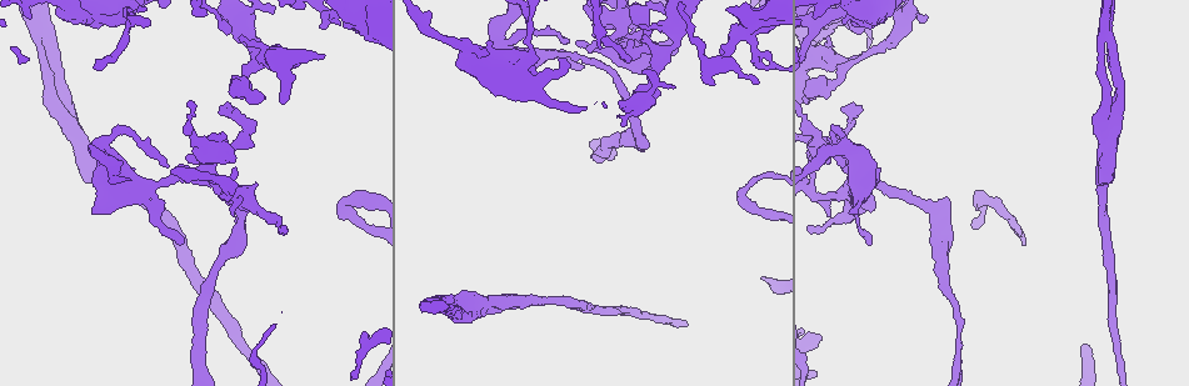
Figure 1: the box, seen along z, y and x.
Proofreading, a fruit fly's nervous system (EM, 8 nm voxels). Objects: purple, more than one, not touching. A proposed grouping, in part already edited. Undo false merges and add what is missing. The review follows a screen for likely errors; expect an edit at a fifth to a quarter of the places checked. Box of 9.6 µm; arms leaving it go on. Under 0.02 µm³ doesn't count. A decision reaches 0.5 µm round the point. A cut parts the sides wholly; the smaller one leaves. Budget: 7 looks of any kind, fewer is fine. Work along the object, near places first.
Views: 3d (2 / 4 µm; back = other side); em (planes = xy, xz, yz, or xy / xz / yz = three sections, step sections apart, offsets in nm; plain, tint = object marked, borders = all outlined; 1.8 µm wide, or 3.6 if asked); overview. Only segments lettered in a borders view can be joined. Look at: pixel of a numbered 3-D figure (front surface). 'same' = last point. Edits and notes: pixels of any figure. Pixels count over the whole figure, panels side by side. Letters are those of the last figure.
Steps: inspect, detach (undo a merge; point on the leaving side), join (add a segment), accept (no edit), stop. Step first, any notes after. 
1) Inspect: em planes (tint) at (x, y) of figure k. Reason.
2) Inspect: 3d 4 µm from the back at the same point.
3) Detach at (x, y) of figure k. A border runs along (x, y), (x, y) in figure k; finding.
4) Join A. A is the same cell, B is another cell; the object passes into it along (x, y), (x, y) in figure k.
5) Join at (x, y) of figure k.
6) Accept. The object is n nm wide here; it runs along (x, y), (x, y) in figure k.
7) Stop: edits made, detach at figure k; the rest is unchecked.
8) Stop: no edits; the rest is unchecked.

Inspect: em xz step 8 (tint) at (606, 68) of figure 1. Thin arm on a thick one.

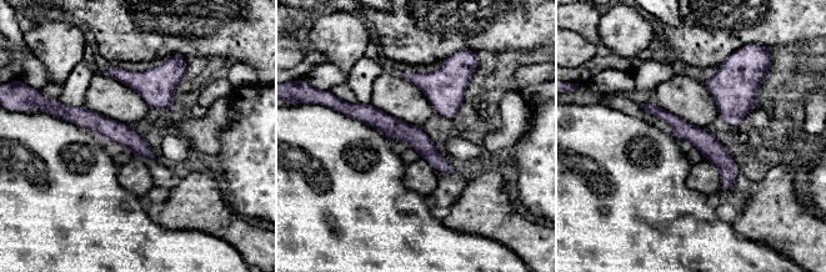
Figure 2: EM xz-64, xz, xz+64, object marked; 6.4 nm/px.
Inspect: em xy step 8 (tint) at the same point.

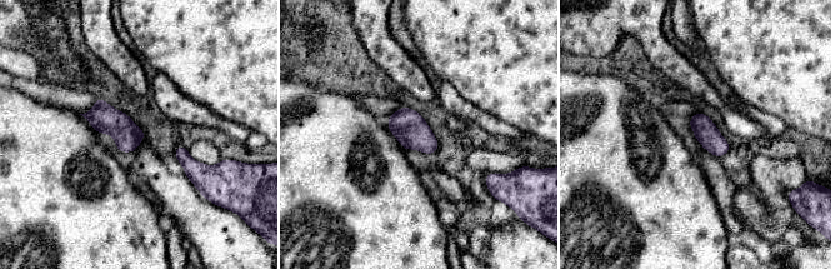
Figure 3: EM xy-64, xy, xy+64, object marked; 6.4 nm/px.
Inspect: em xy step 8 (borders) at the same point.

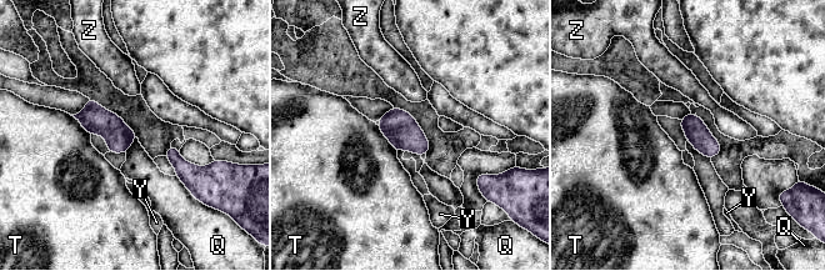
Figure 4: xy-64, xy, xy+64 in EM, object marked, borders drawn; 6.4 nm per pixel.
Accept. The object is 150 nm wide here; Q, T, Y and Z are other cells; a border runs along (175, 176), (190, 194) in figure 4; continuous, no second neuron.

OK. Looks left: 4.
Inspect: em planes (borders) at (529, 22) of figure 1. Arms part here.

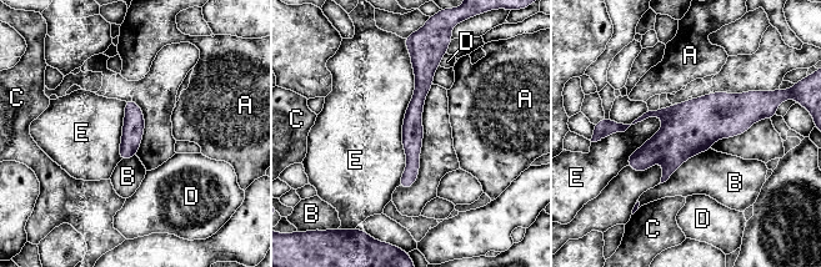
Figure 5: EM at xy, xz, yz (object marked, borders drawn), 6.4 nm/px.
Accept. The object is 140 nm wide here; A, B, C, D and E are other cells; it runs along (764, 112), (649, 114), (627, 126), (616, 126) in figure 5; one neuron here.

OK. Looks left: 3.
Inspect: em xy step 8 (tint) at (854, 62) of figure 1. Three-way junction.

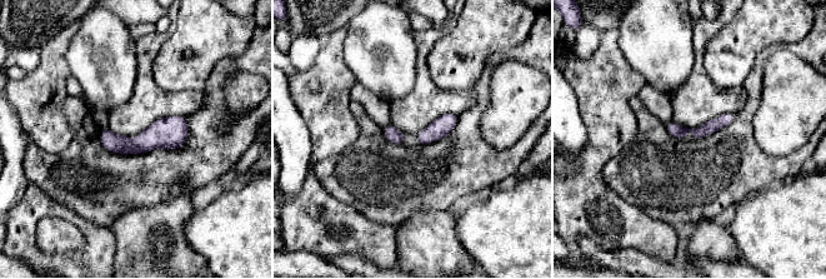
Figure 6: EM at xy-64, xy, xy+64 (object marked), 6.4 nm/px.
Inspect: em planes (tint) at the same point. Another direction.

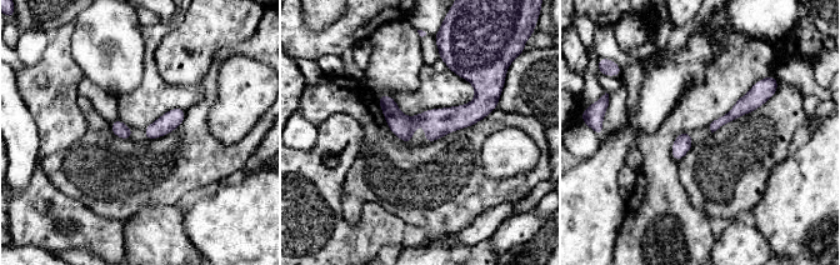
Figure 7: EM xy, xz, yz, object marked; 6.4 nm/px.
Inspect: em planes (borders) at the same point.

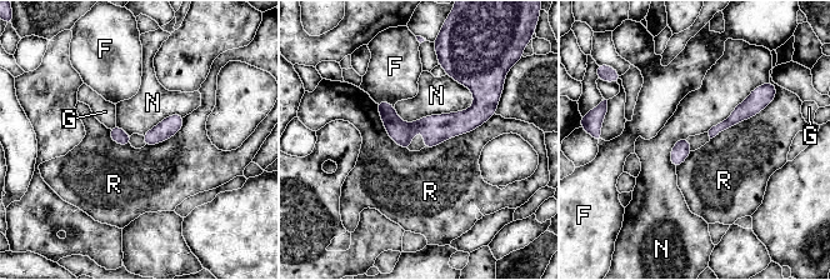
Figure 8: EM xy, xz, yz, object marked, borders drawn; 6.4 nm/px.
Accept. F, G, N and R are other cells; all the same neuron.

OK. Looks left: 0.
Stop: no edits; the rest is unchecked.

